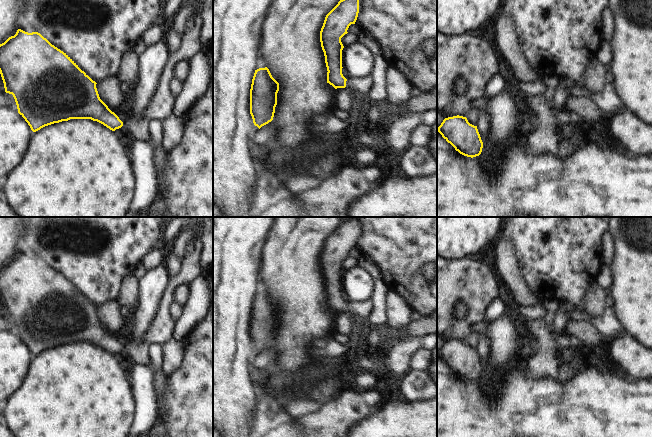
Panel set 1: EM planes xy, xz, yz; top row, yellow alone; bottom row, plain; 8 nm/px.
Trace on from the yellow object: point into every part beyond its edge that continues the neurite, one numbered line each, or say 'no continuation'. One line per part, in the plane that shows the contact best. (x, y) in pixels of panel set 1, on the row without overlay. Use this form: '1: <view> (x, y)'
1: xz (363, 308)

